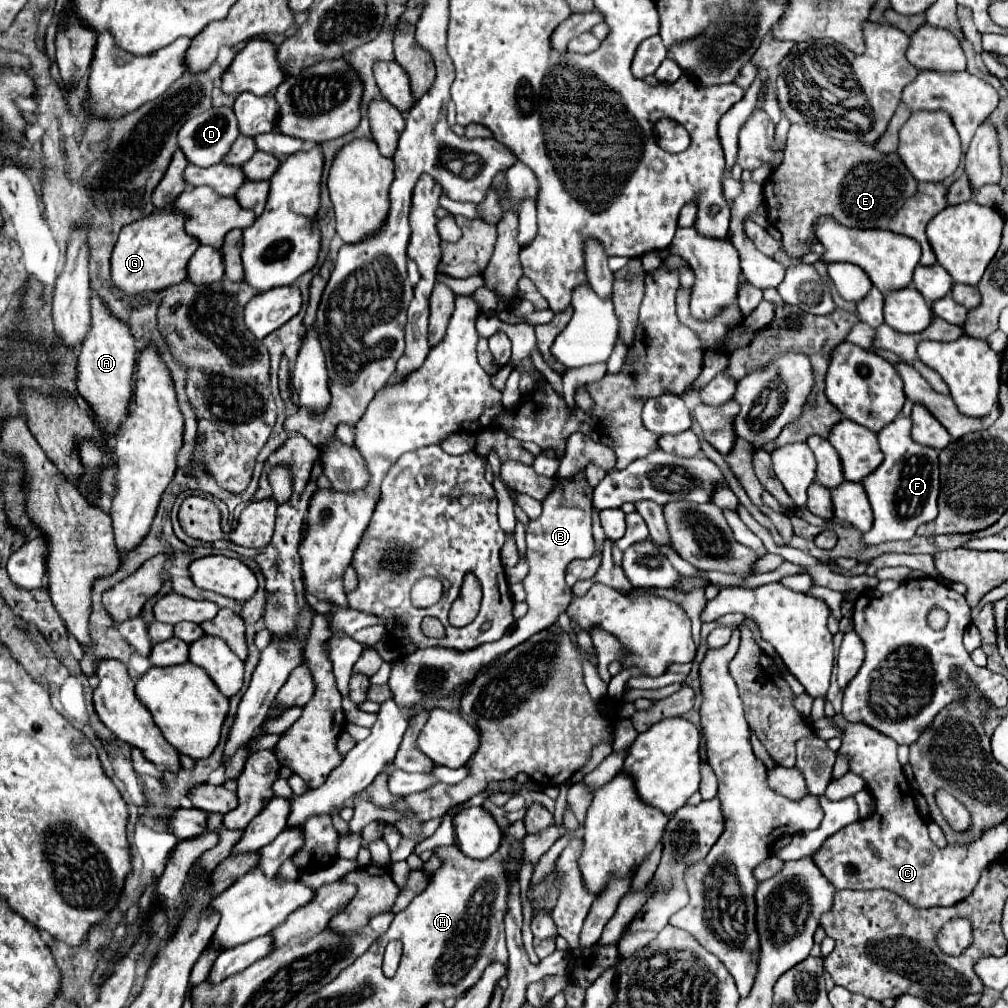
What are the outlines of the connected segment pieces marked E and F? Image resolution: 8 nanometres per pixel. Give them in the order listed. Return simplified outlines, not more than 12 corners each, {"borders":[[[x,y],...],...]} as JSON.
{"borders":[[[791,125],[763,187],[791,259],[813,223],[887,229],[917,181],[897,153]],[[903,415],[879,431],[863,479],[865,547],[911,539],[939,513],[939,451]]]}

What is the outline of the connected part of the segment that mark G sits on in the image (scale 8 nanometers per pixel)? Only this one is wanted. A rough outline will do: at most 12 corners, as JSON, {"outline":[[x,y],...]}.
{"outline":[[179,209],[121,229],[113,283],[129,293],[187,279],[199,241]]}

